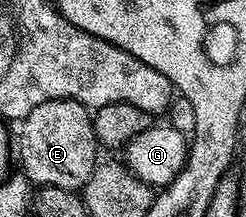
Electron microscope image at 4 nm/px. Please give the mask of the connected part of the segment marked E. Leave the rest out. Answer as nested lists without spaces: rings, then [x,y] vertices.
[[[73,99],[42,101],[25,119],[19,120],[20,167],[29,184],[79,192],[90,181],[98,162],[98,144],[92,111]]]

